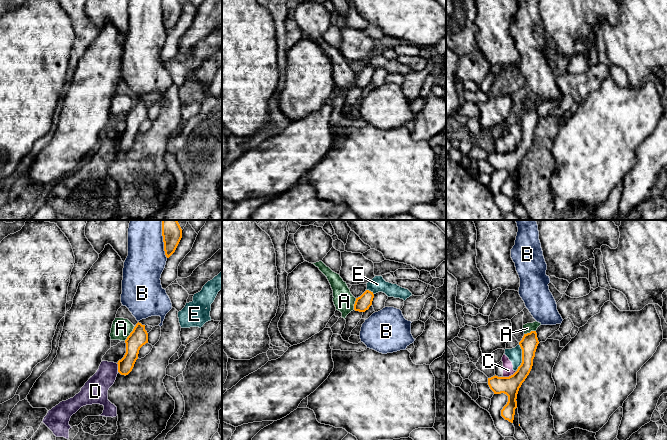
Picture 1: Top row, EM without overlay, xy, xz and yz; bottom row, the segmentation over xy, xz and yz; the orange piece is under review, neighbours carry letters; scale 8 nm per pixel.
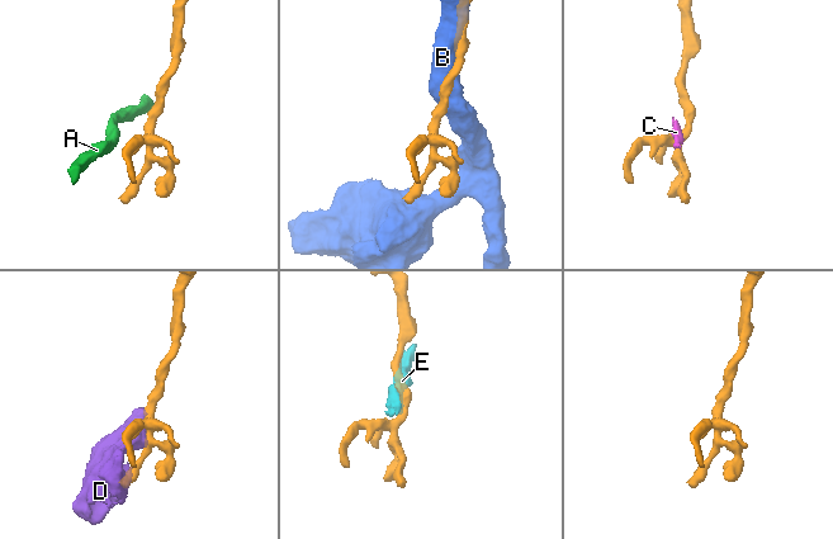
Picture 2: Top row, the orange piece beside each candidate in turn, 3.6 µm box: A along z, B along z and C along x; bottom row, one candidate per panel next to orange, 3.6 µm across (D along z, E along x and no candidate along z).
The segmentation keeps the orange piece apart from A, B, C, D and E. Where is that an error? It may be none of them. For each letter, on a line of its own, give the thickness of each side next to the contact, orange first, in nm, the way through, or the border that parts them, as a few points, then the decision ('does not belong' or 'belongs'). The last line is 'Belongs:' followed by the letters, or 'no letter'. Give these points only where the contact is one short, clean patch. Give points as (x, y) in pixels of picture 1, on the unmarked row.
A: calibres 150 and 160 nm; border xy (135, 102), (124, 116); does not belong
B: calibres 160 and 320 nm; does not belong
C: calibres 150 and 80 nm; border yz (516, 147), (503, 153); does not belong
D: calibres 140 and 190 nm; does not belong
E: calibres 150 and 110 nm; border yz (519, 120), (521, 140), (516, 147); does not belong
Belongs: no letter

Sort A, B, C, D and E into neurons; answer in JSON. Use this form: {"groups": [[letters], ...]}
{"groups": [["A"], ["B"], ["C", "D", "E"]]}

